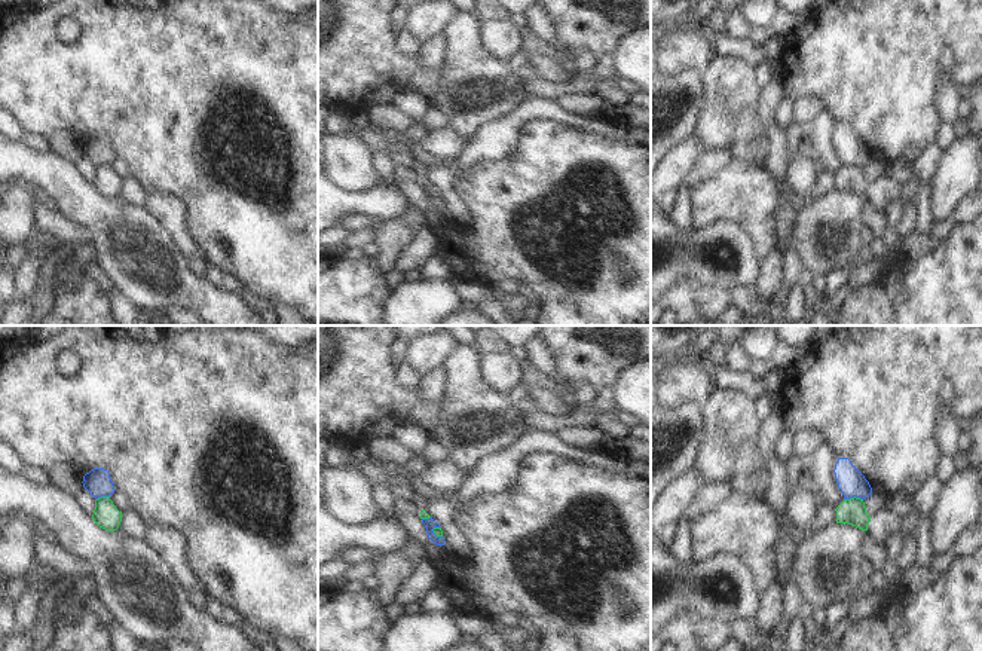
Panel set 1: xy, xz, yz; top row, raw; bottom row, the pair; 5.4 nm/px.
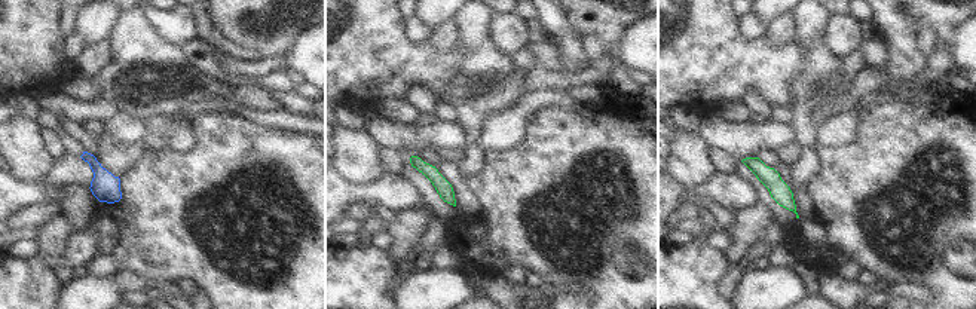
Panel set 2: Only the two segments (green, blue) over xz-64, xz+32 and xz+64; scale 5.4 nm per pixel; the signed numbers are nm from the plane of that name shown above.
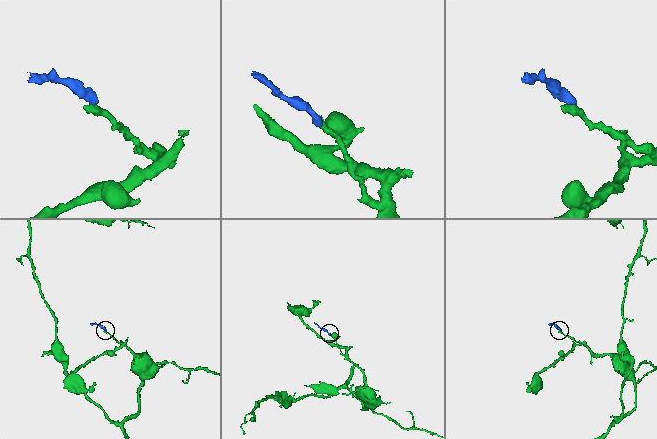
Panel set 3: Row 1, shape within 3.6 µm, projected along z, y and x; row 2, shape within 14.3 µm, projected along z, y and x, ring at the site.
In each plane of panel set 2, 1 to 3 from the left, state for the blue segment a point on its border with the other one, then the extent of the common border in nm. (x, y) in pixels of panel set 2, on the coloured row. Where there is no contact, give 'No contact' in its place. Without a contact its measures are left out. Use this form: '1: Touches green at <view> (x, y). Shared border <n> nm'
1: No contact
2: No contact
3: No contact.

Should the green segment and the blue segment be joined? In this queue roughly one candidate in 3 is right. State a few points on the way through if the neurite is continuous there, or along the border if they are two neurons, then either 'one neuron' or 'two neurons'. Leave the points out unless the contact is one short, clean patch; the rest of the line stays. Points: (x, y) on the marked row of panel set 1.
border yz (862, 498), (852, 497), (844, 500); two neurons

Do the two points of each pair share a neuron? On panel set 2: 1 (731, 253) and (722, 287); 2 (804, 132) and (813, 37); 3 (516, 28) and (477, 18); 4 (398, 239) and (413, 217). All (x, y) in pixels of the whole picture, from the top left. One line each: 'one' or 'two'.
1: one
2: one
3: two
4: one

